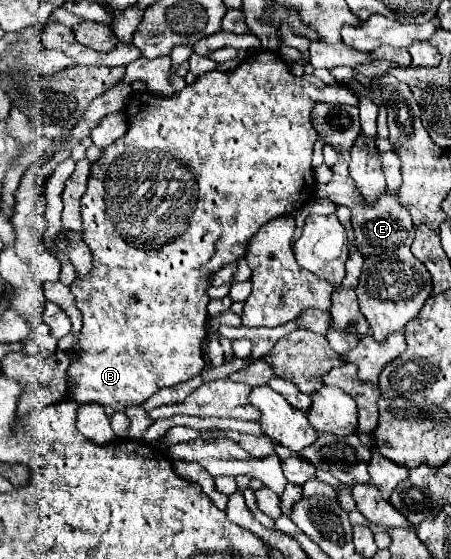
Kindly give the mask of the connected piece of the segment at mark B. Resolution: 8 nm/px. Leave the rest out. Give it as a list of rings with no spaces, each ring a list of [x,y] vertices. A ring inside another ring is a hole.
[[[257,52],[247,56],[237,68],[229,72],[213,70],[207,74],[201,74],[195,84],[185,86],[175,96],[155,96],[149,92],[133,92],[131,100],[127,102],[125,116],[129,122],[129,128],[125,136],[115,140],[111,146],[103,148],[103,154],[99,160],[91,164],[87,190],[81,198],[81,220],[83,220],[83,240],[89,246],[93,254],[93,268],[89,272],[89,278],[77,278],[71,284],[71,292],[75,296],[77,308],[83,316],[83,328],[79,334],[79,340],[71,346],[69,352],[73,352],[77,358],[71,360],[67,368],[67,384],[69,384],[69,396],[71,400],[79,404],[95,402],[101,406],[111,406],[115,412],[123,412],[127,406],[143,404],[149,396],[153,396],[157,390],[165,386],[175,386],[179,382],[187,382],[193,376],[197,376],[205,362],[201,358],[201,348],[207,340],[207,304],[209,296],[205,294],[209,286],[209,276],[219,270],[223,264],[235,262],[243,258],[243,252],[247,252],[247,240],[269,220],[279,218],[283,214],[291,214],[307,200],[313,198],[315,190],[315,178],[311,170],[311,152],[313,144],[317,140],[317,132],[311,126],[311,110],[317,102],[329,104],[345,104],[357,106],[359,98],[341,84],[325,84],[315,76],[295,76],[287,68],[285,60],[279,54],[273,52]]]

